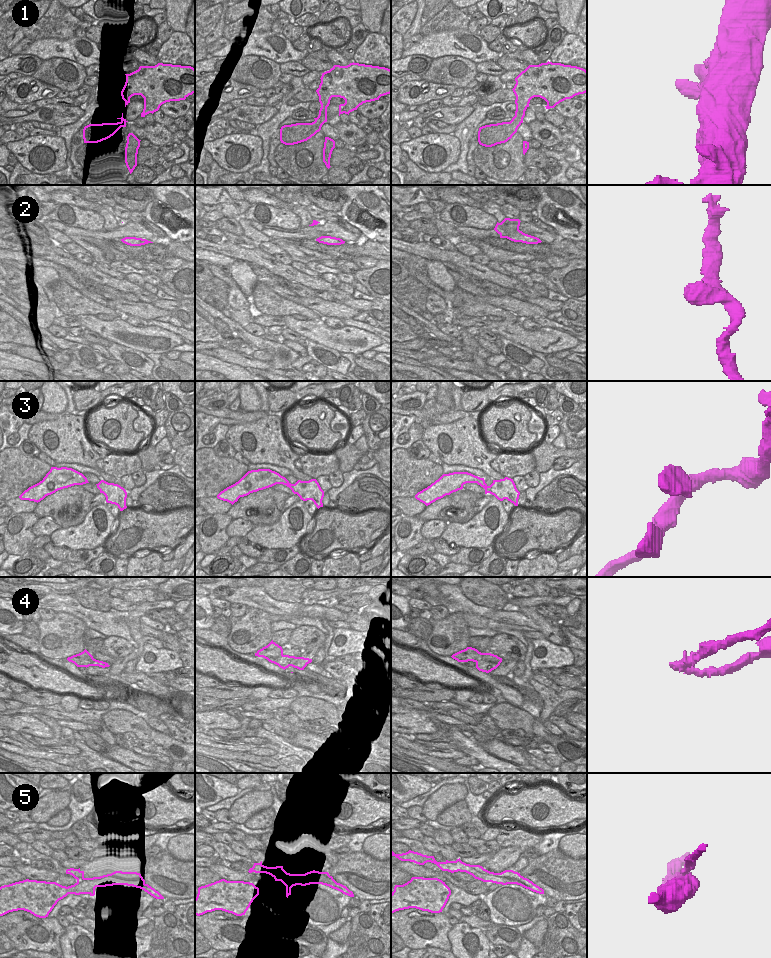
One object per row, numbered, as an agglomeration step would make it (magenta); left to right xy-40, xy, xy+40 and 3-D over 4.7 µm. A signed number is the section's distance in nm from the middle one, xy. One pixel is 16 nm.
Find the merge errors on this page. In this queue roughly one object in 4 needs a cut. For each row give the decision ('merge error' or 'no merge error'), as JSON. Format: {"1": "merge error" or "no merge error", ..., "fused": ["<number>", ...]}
{"1": "no merge error", "2": "no merge error", "3": "no merge error", "4": "merge error", "5": "no merge error", "fused": ["4"]}

